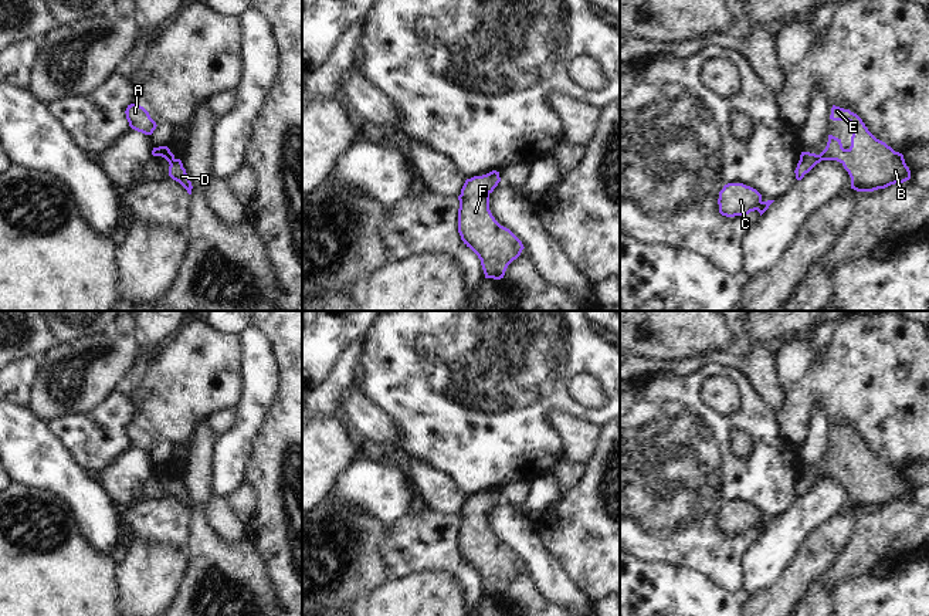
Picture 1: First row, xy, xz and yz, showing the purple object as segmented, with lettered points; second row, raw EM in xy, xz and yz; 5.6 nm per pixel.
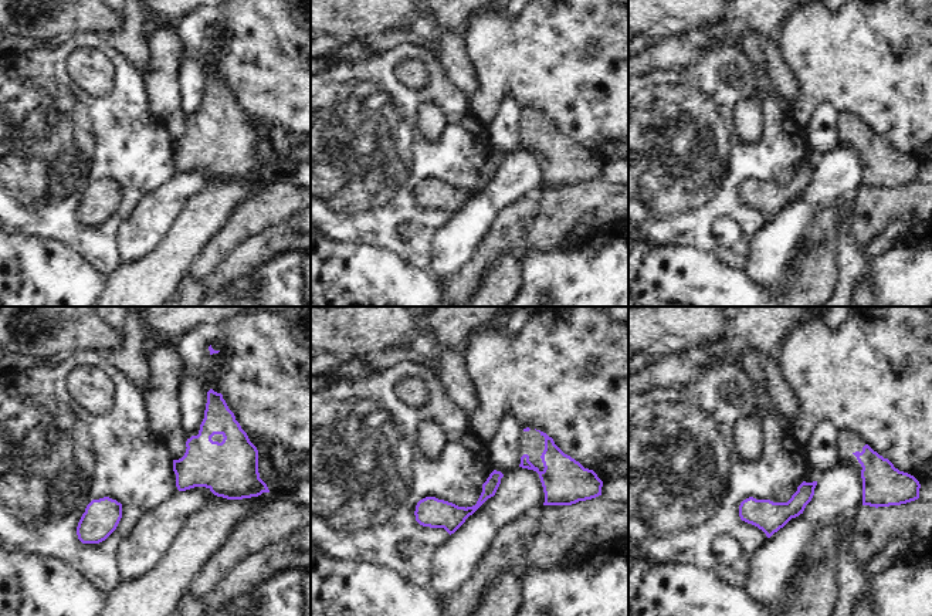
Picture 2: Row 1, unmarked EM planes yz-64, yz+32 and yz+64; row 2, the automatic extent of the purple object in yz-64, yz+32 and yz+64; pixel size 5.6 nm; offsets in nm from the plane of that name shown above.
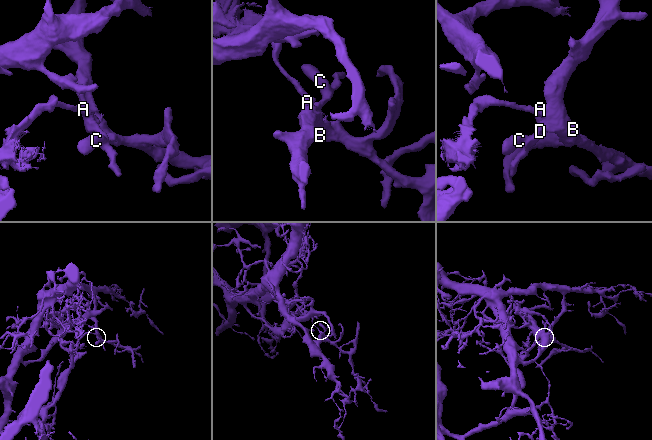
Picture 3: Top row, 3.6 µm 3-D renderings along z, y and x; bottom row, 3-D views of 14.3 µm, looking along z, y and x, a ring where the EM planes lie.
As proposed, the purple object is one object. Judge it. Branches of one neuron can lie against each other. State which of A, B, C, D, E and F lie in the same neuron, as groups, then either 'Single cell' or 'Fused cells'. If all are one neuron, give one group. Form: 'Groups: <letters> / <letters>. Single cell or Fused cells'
Groups: A B C D E F. Single cell.

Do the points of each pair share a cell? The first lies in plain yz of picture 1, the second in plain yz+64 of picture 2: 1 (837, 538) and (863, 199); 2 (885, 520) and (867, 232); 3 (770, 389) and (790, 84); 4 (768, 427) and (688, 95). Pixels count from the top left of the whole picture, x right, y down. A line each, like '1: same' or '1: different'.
1: different
2: same
3: same
4: same

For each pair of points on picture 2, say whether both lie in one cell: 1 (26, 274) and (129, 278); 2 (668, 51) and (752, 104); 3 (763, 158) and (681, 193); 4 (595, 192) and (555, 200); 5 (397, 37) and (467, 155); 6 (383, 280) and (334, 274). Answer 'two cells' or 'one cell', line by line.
1: two cells
2: two cells
3: one cell
4: one cell
5: two cells
6: one cell

